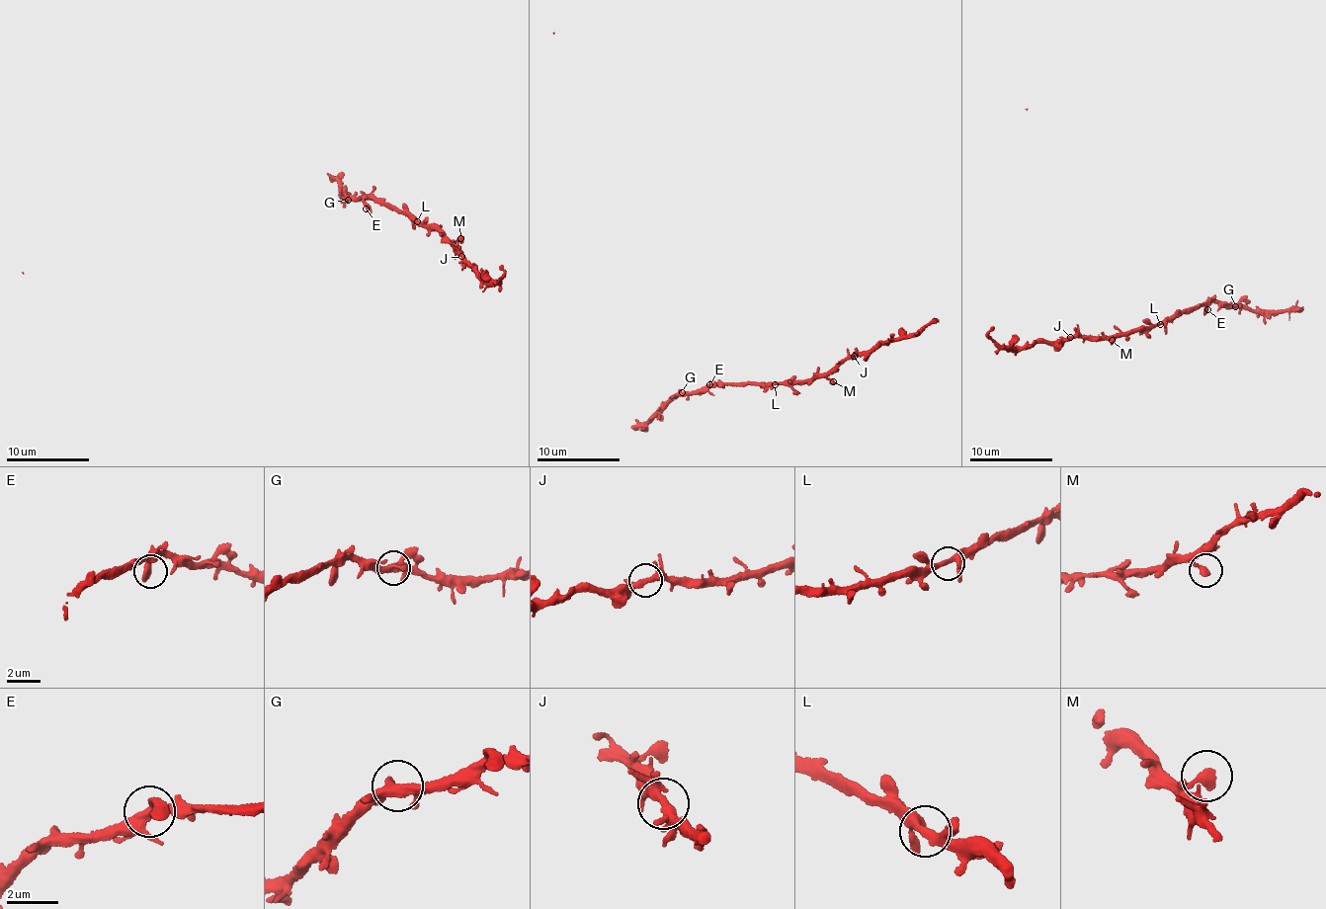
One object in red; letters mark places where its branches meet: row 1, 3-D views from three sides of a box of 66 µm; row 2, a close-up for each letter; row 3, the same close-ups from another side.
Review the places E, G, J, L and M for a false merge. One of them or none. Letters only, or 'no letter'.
no letter

